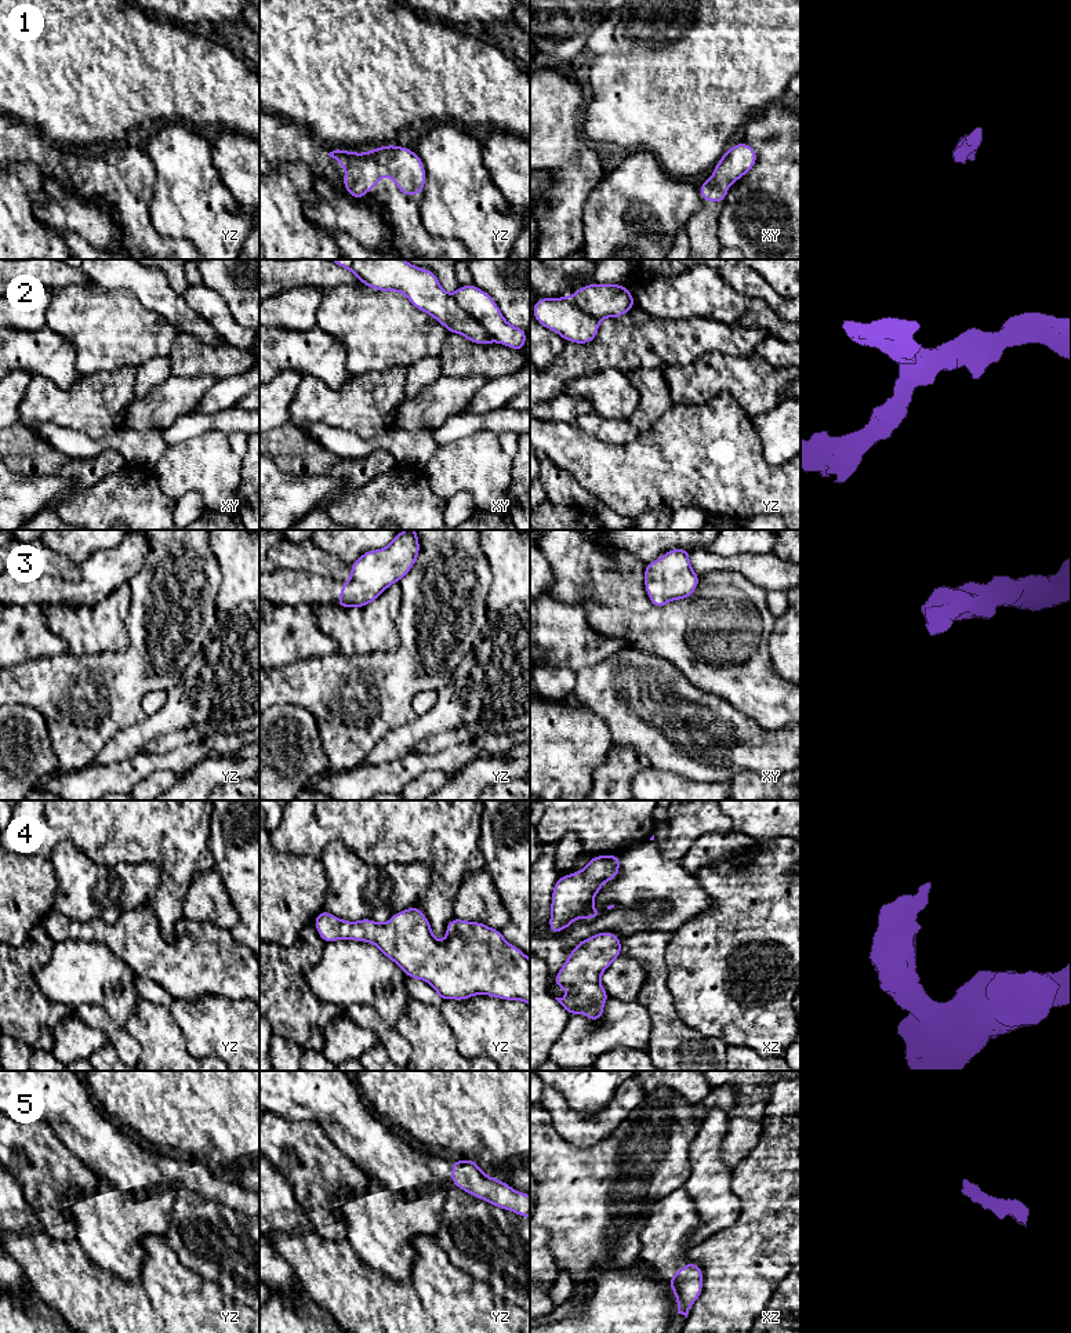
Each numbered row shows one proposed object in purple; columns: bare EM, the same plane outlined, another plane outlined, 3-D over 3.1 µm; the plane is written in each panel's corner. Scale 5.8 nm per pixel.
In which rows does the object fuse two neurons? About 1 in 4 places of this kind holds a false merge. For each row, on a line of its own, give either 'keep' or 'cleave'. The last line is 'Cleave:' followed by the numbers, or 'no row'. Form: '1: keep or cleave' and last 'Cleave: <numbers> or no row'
1: keep
2: cleave
3: keep
4: keep
5: keep
Cleave: 2

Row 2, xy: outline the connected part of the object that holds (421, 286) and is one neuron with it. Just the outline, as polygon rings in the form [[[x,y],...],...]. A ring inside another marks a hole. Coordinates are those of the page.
[[[404,259],[330,261],[355,273],[370,288],[404,294],[413,306],[429,313],[449,333],[461,334],[479,345],[494,342],[484,327],[458,305],[454,295],[440,287],[438,276],[429,269],[414,266]]]

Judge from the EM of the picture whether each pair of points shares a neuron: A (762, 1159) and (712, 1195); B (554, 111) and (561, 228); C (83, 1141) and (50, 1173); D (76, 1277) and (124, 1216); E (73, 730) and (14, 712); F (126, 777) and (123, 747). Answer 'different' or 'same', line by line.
A: different
B: same
C: different
D: different
E: different
F: different

